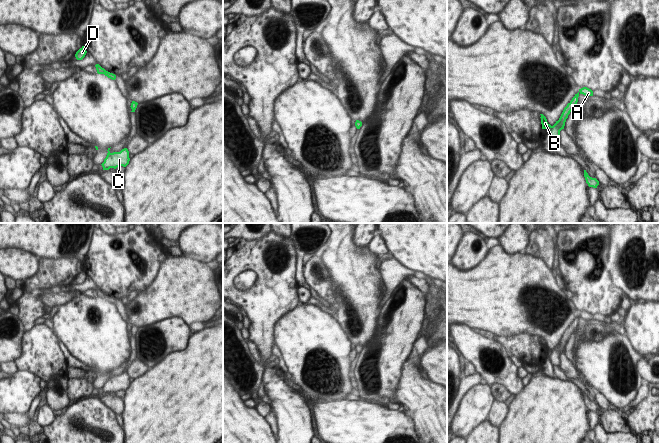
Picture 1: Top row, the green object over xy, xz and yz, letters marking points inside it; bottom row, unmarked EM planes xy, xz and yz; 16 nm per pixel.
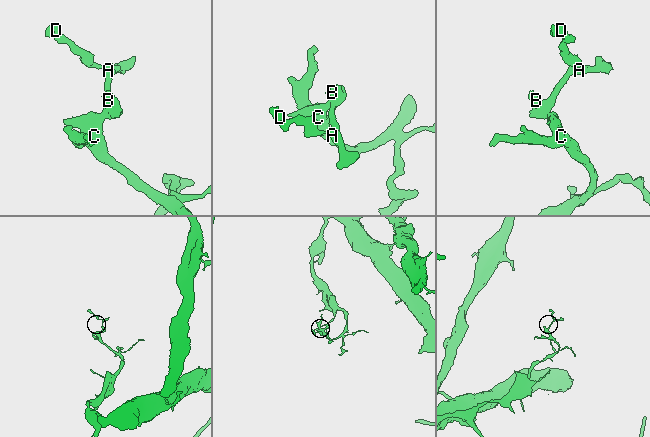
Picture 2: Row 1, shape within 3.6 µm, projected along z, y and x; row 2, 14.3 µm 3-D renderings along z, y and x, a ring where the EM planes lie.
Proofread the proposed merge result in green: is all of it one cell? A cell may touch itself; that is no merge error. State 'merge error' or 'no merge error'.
no merge error

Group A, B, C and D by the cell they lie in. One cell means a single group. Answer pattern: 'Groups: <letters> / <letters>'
Groups: A B C D

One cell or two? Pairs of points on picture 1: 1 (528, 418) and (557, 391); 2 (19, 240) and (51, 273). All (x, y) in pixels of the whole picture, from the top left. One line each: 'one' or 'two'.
1: one
2: two

